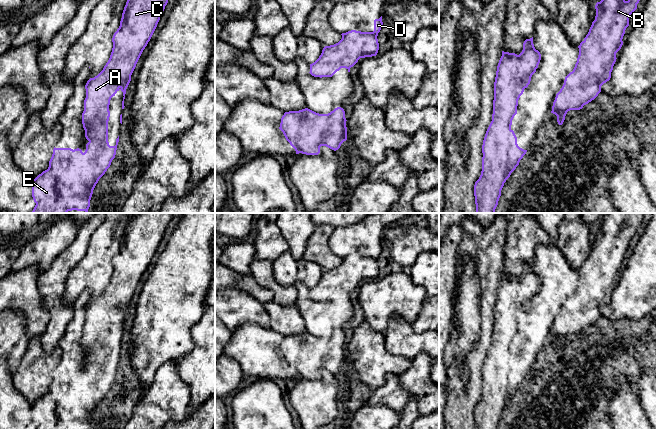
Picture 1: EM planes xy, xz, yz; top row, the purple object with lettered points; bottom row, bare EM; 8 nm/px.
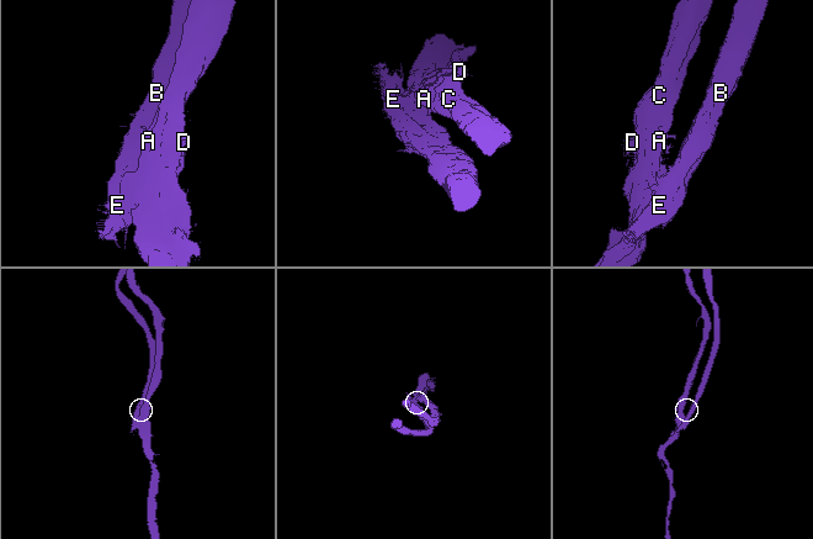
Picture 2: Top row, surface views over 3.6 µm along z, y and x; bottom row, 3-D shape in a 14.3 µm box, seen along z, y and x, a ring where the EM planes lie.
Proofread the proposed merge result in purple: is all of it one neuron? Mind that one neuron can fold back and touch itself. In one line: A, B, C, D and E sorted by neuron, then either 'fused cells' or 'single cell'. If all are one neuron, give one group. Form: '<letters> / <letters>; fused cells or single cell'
A C D / B E; fused cells

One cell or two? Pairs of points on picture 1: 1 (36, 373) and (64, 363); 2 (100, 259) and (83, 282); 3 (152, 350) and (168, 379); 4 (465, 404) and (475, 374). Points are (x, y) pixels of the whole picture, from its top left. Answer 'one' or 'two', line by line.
1: two
2: one
3: two
4: one

